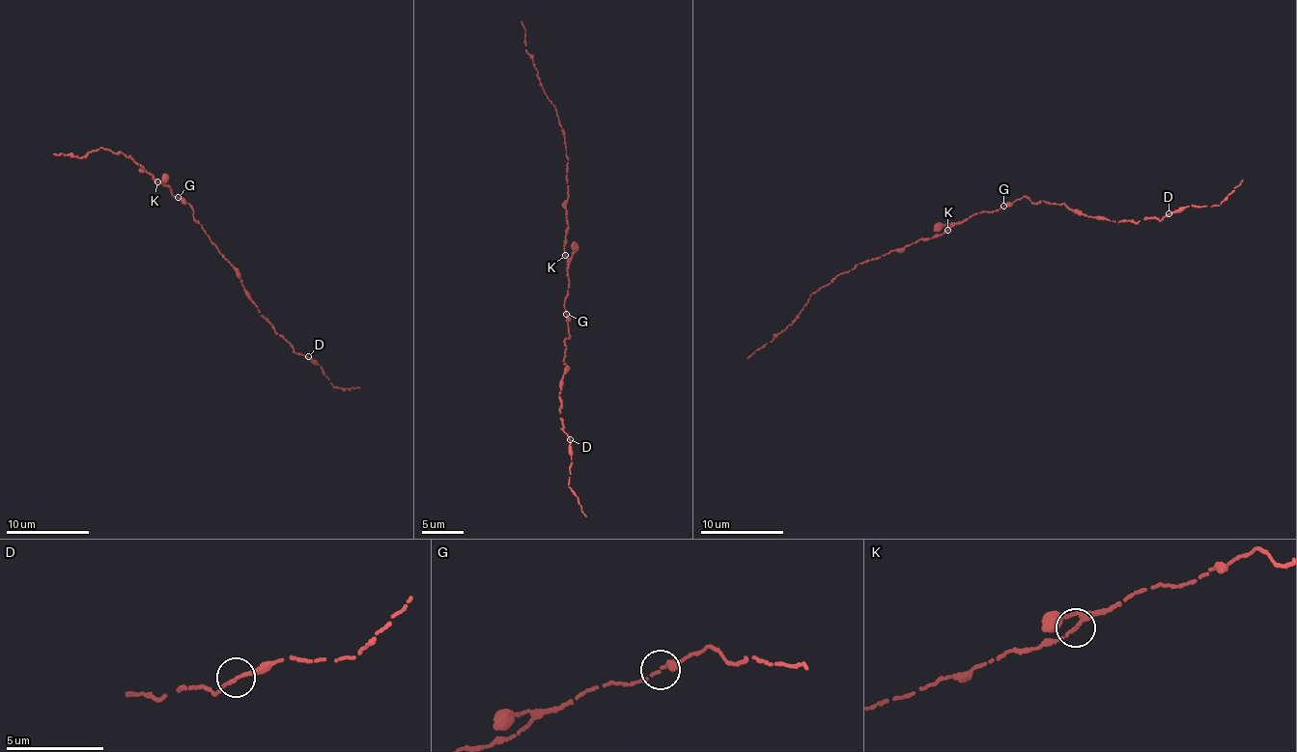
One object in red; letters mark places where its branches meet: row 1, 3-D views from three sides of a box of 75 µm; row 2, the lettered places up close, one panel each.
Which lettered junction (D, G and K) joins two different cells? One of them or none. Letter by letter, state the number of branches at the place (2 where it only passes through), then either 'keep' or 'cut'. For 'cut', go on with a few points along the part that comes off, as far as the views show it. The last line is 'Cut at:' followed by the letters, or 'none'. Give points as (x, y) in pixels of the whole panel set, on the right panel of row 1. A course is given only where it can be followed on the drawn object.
D: 2 | keep
G: 3 | keep
K: 3 | keep
Cut at: none

